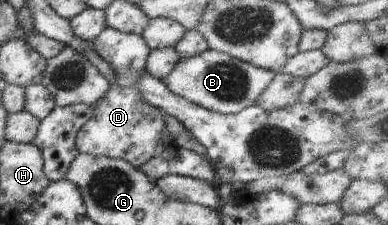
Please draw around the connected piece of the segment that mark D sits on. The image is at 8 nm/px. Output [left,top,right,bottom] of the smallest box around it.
[76,26,174,167]

